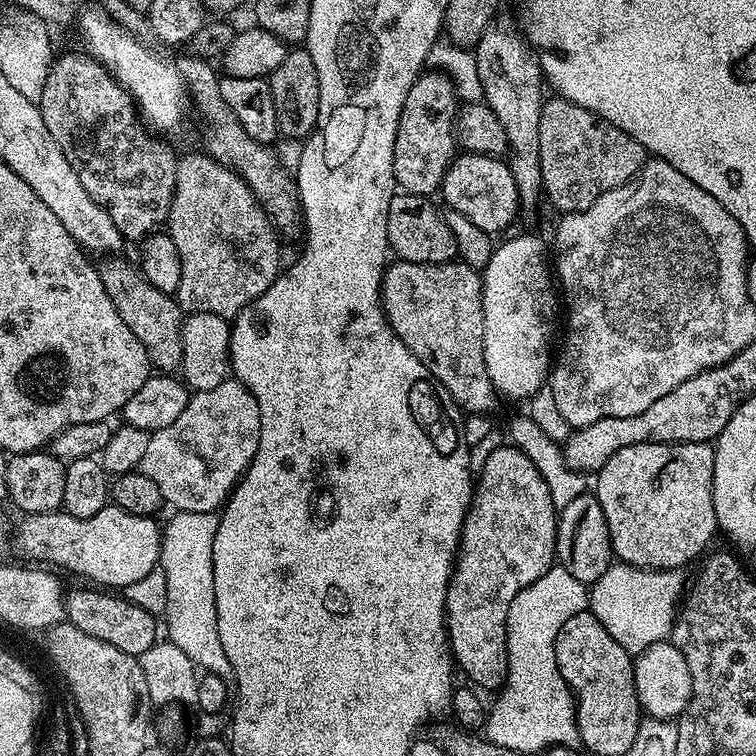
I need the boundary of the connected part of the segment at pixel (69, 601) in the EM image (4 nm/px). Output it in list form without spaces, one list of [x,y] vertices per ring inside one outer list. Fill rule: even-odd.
[[[92,586],[84,587],[88,588],[67,593],[64,602],[67,623],[78,626],[78,630],[102,642],[110,642],[110,646],[118,646],[118,650],[126,650],[126,654],[137,658],[156,644],[157,617],[153,613],[142,610],[142,606],[134,606],[134,602],[124,599],[123,595],[115,591],[97,590]]]

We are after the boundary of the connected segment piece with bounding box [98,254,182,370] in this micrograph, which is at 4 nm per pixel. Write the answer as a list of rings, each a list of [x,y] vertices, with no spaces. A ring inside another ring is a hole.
[[[112,254],[101,259],[104,261],[99,261],[98,264],[102,286],[106,286],[106,294],[110,294],[110,302],[114,302],[114,310],[118,310],[122,322],[126,322],[130,330],[134,330],[134,338],[142,342],[153,369],[179,369],[182,356],[180,338],[182,309],[180,305],[169,293],[150,286],[150,282],[146,282],[146,278],[140,273],[139,267],[133,261],[131,264],[122,257],[123,255],[120,254]]]

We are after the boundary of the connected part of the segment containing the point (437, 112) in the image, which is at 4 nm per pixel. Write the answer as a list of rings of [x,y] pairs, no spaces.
[[[425,71],[410,86],[410,94],[406,94],[406,102],[402,102],[402,114],[398,118],[398,134],[394,138],[394,178],[404,192],[413,192],[415,196],[433,195],[444,180],[448,167],[452,165],[458,152],[454,135],[458,99],[451,81],[441,71]]]

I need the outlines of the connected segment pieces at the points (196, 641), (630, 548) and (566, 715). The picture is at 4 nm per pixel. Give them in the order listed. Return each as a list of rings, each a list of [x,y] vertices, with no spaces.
[[[177,511],[162,530],[159,567],[166,574],[166,610],[162,613],[166,619],[167,639],[184,652],[194,666],[207,675],[219,677],[228,685],[235,681],[233,666],[226,658],[221,638],[218,637],[217,607],[214,604],[213,580],[213,544],[217,533],[219,515],[213,512]]]
[[[711,443],[702,444],[639,444],[638,446],[626,446],[626,450],[618,450],[606,466],[602,466],[597,476],[597,488],[594,493],[596,500],[602,506],[602,514],[606,514],[606,526],[610,530],[610,542],[612,551],[617,561],[633,564],[635,568],[680,568],[694,559],[704,547],[712,540],[712,535],[717,535],[716,515],[714,514],[714,494],[712,483],[714,482],[714,454],[715,447]]]
[[[556,564],[548,568],[542,578],[530,582],[530,586],[522,589],[514,602],[510,602],[506,685],[499,691],[500,697],[497,698],[496,705],[493,708],[491,706],[487,713],[487,739],[503,748],[518,750],[521,754],[540,751],[543,753],[553,746],[572,746],[577,743],[576,700],[573,689],[564,681],[556,665],[556,645],[560,628],[567,618],[589,609],[589,595],[587,585],[578,582],[563,565]]]

